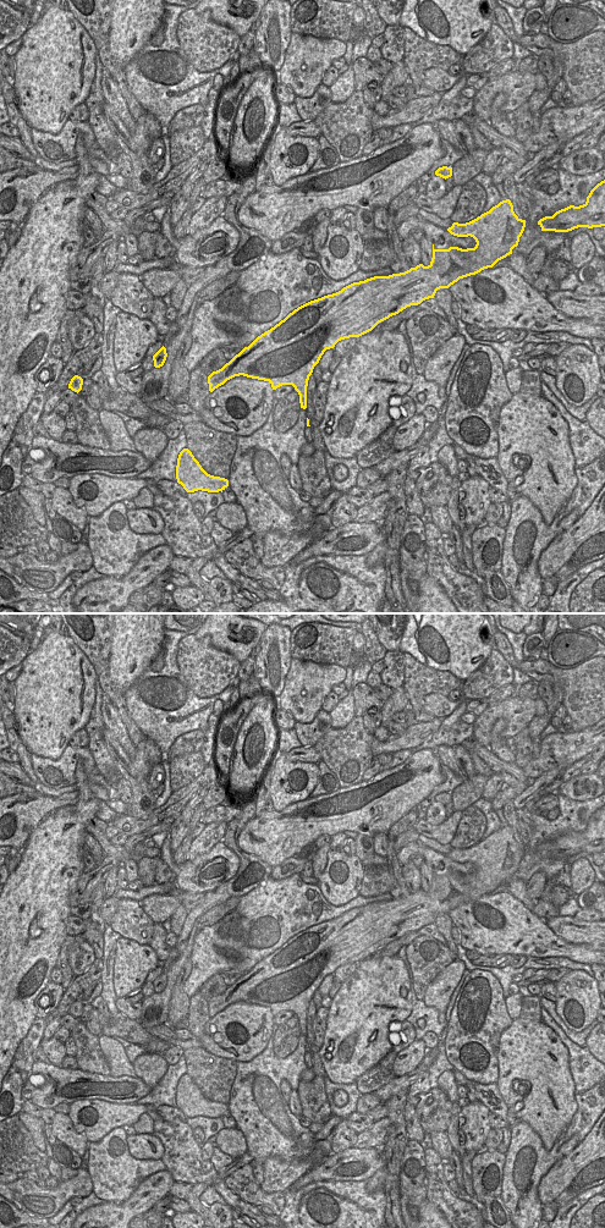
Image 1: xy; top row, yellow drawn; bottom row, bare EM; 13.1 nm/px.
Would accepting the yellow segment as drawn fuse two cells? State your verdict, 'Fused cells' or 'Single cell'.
Single cell.

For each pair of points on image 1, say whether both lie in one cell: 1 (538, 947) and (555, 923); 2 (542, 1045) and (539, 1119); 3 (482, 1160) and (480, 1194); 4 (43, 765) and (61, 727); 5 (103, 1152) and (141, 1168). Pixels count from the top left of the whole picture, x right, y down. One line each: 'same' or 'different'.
1: different
2: same
3: same
4: different
5: same

